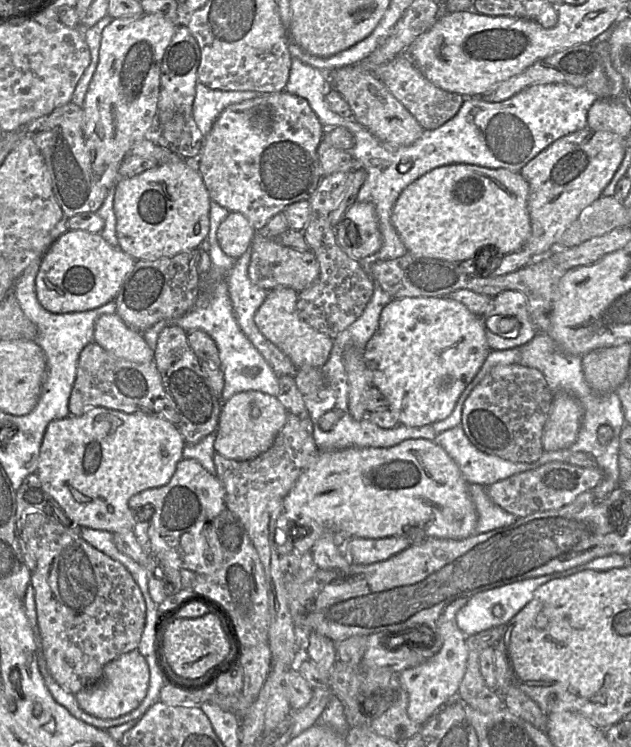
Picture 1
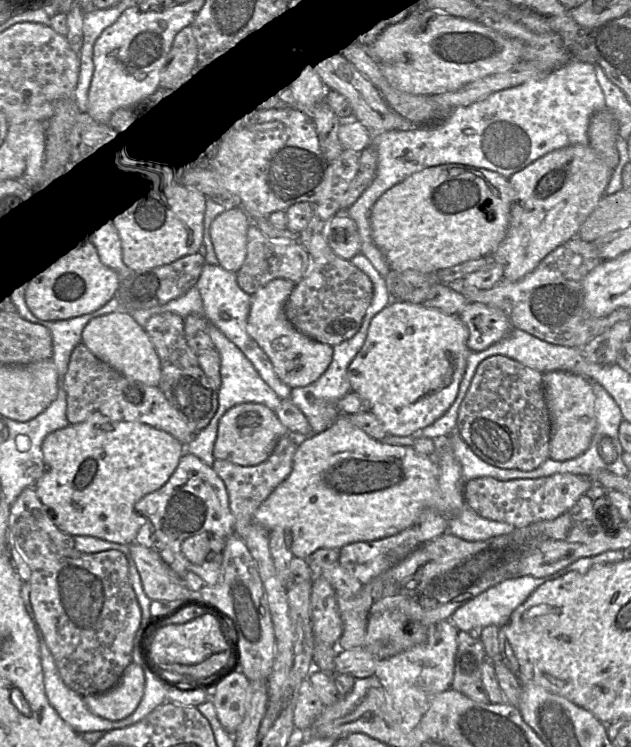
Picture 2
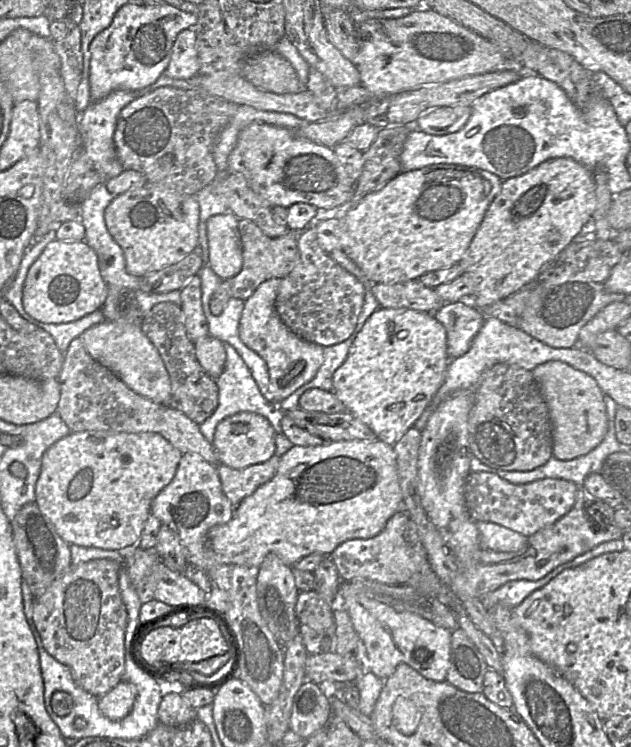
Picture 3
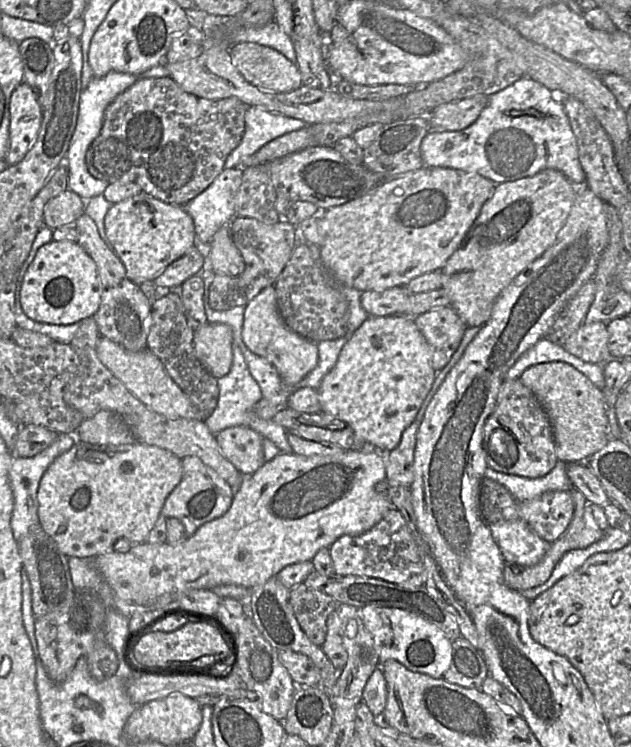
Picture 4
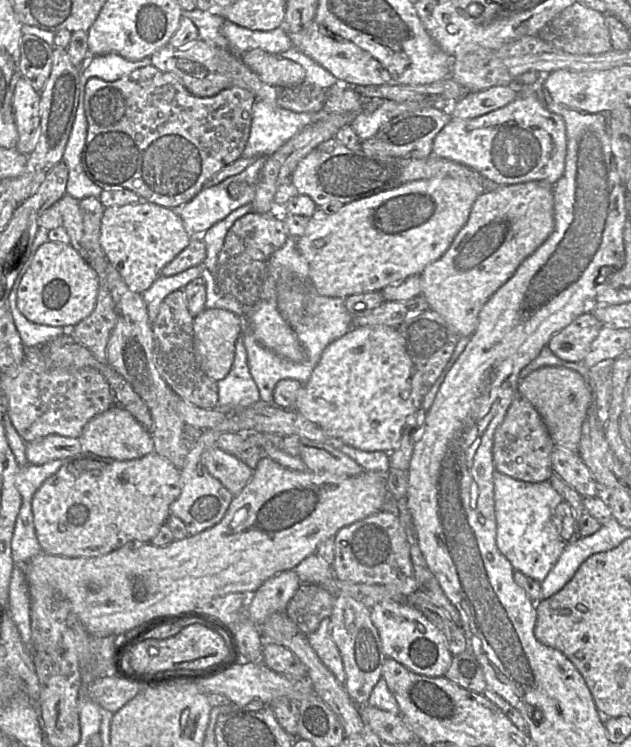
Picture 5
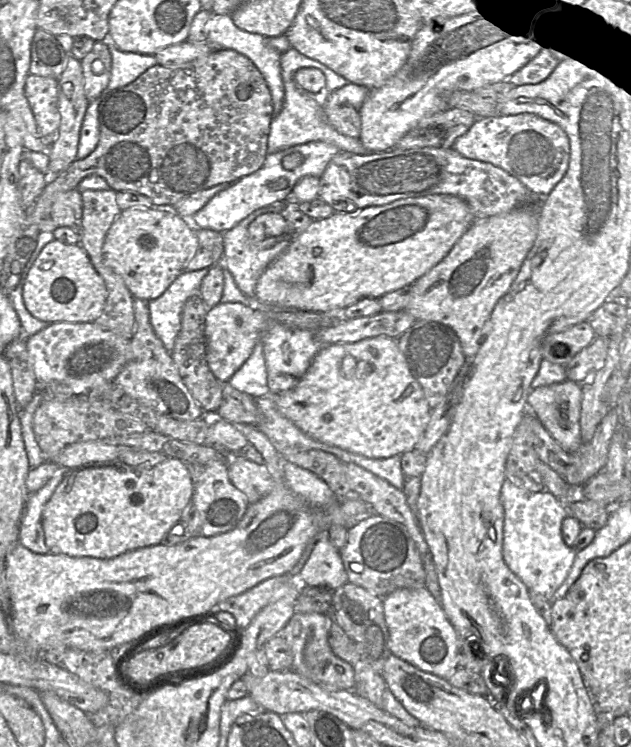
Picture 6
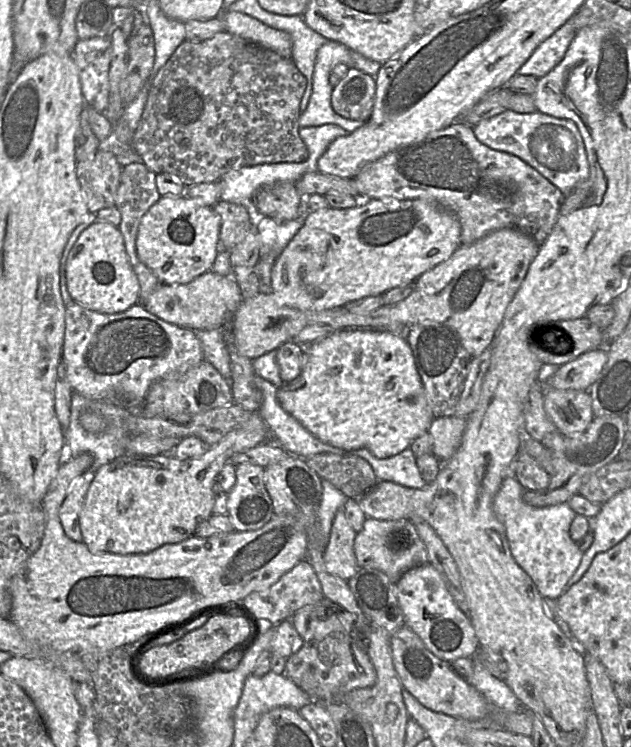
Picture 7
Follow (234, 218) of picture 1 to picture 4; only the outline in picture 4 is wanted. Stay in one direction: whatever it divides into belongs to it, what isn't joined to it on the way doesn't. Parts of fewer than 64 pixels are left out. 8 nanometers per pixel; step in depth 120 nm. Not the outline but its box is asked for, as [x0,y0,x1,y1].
[209,225,245,277]

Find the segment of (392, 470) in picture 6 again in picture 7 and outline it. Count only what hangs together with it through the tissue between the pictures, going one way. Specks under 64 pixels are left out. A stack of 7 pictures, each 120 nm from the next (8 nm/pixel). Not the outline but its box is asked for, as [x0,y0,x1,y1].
[305,453,387,499]

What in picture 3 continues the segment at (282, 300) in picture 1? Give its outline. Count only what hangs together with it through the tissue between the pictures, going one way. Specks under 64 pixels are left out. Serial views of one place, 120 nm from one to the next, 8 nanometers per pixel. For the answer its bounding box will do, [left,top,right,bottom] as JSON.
[239,278,324,405]

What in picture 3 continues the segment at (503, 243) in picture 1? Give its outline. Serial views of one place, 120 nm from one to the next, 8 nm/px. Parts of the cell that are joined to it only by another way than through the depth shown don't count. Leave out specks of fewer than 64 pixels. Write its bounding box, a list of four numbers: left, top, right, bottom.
[342,164,503,284]

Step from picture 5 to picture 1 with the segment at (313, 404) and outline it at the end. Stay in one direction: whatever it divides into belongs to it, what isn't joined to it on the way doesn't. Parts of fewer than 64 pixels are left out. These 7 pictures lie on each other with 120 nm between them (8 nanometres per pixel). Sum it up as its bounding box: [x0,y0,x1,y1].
[364,297,491,427]

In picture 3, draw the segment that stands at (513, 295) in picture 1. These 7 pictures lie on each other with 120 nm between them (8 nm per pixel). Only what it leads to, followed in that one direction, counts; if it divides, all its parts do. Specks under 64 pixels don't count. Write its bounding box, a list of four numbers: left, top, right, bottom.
[433,302,486,360]

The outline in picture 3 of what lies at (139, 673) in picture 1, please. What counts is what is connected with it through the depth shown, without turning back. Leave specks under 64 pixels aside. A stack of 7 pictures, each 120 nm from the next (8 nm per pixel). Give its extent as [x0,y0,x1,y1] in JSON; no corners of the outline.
[98,680,136,720]

